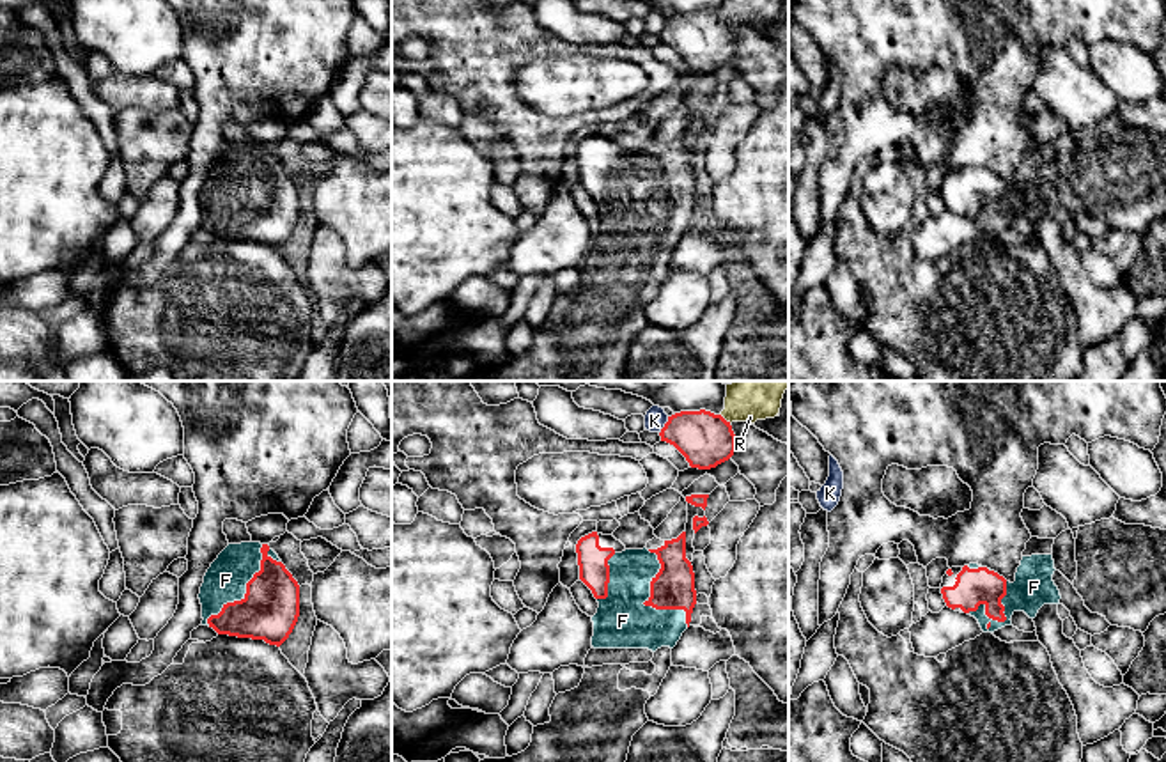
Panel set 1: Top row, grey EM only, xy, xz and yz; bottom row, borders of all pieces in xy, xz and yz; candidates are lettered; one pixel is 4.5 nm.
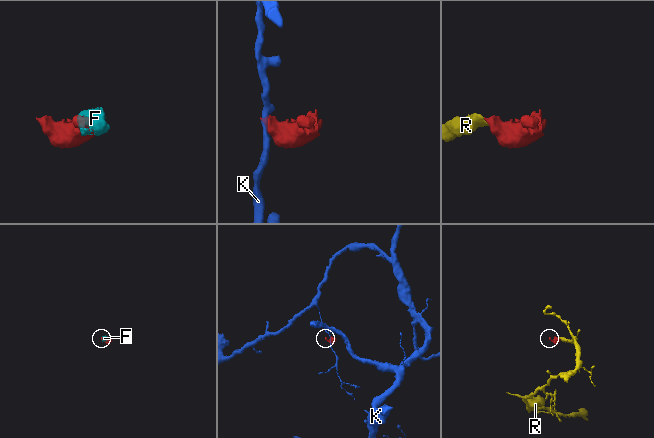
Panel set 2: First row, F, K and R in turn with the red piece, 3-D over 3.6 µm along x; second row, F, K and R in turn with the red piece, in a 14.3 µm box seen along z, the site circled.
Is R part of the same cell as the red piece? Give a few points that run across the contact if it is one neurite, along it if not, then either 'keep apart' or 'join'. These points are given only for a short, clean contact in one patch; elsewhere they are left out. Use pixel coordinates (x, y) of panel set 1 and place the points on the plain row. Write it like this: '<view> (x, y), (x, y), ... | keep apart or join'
xz (706, 43), (723, 22), (736, 13), (750, 13) | join

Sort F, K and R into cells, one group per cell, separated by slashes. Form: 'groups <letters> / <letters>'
groups F R / K

